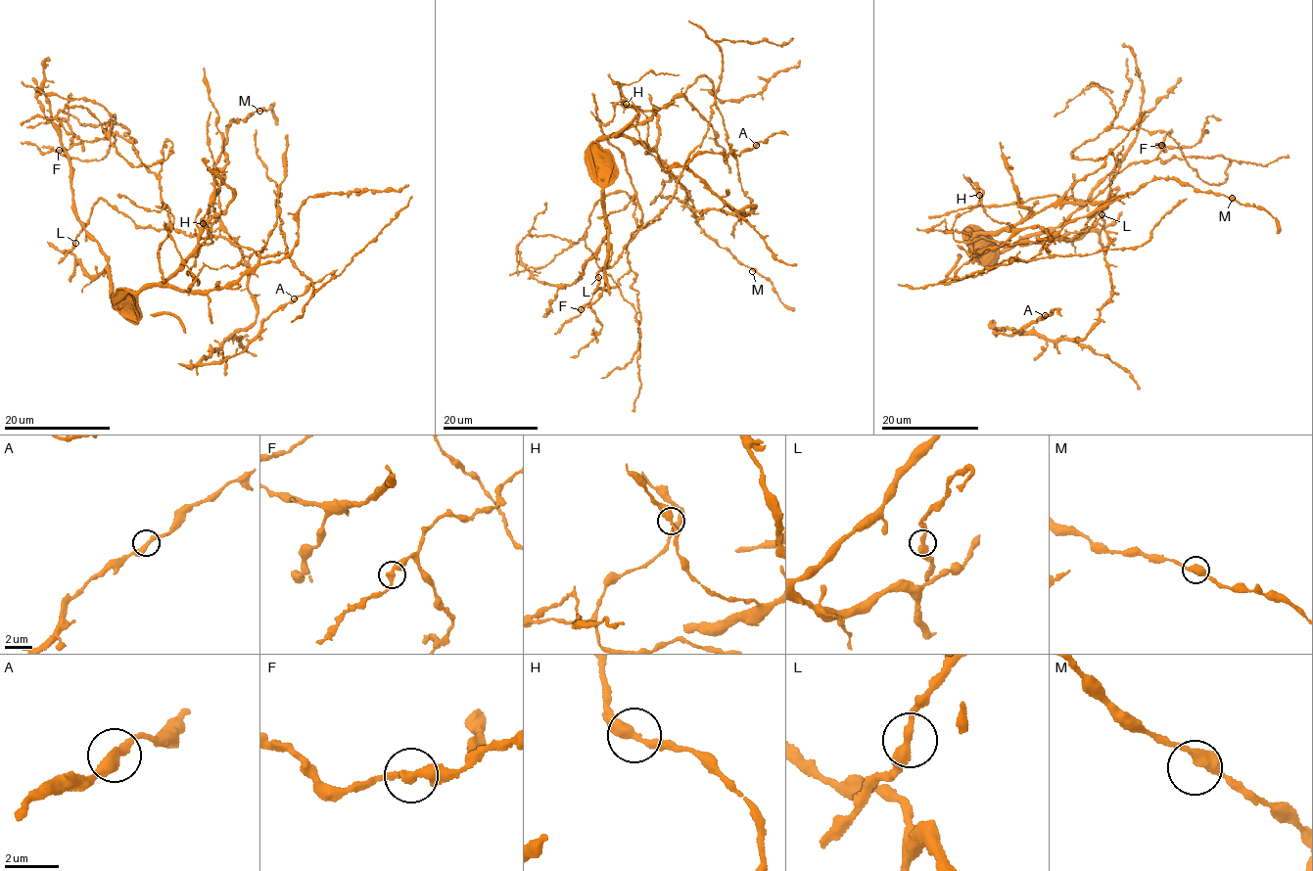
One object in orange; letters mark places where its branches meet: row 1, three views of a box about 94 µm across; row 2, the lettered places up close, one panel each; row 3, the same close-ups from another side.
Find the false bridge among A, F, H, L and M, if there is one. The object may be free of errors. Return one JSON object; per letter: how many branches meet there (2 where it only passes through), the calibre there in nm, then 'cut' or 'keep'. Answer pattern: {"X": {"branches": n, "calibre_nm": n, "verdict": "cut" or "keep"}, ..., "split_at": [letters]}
{"A": {"branches": 2, "calibre_nm": 380, "verdict": "keep"}, "F": {"branches": 2, "calibre_nm": 380, "verdict": "keep"}, "H": {"branches": 2, "calibre_nm": 400, "verdict": "keep"}, "L": {"branches": 2, "calibre_nm": 340, "verdict": "keep"}, "M": {"branches": 2, "calibre_nm": 440, "verdict": "keep"}, "split_at": []}

